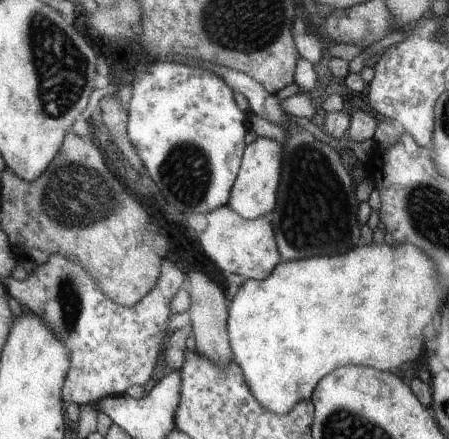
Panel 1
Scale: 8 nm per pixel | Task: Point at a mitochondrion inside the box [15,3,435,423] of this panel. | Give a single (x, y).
(67, 72)

